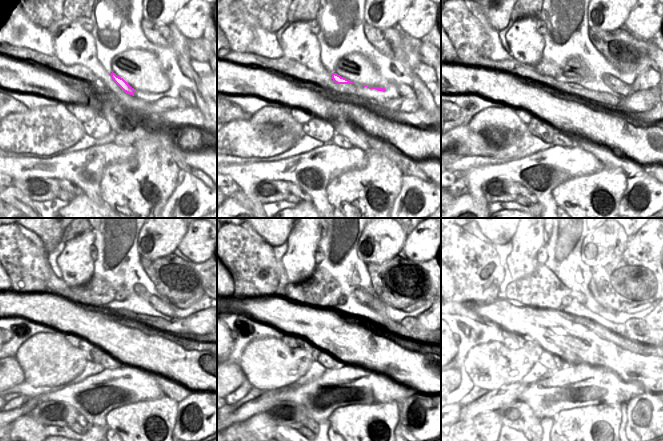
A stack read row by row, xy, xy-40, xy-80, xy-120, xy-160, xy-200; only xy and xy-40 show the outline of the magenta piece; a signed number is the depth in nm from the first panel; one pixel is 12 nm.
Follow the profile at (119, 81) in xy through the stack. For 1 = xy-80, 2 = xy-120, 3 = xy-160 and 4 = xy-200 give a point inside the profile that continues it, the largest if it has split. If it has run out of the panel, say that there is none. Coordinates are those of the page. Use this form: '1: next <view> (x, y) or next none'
1: next xy-80 (547, 68)
2: next xy-120 (97, 291)
3: next xy-160 (321, 290)
4: next xy-200 (542, 289)

